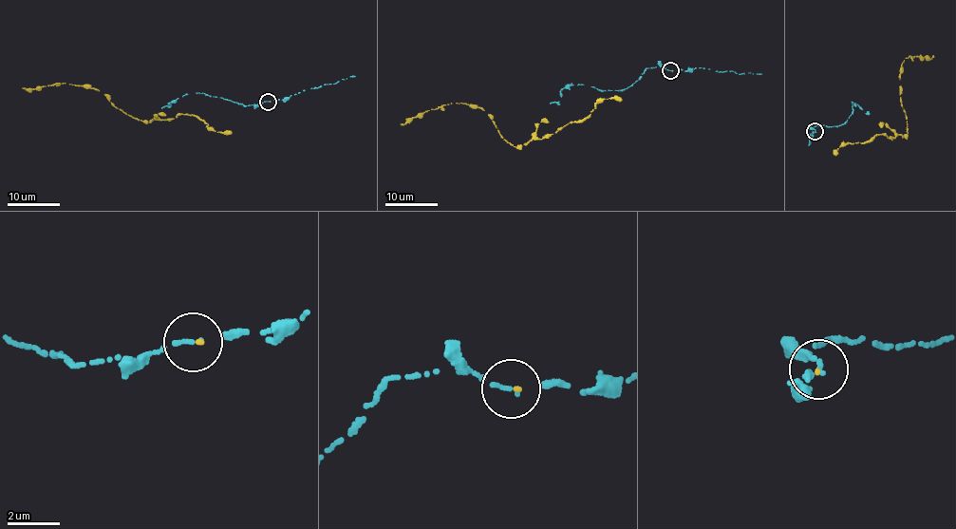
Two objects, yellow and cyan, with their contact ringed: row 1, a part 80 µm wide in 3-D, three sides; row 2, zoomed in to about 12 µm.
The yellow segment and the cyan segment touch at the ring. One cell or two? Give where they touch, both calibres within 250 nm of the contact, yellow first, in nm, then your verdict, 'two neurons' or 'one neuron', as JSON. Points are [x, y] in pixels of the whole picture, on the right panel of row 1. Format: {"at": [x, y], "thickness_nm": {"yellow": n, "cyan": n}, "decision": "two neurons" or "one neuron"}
{"at": [815, 131], "thickness_nm": {"yellow": 100, "cyan": 120}, "decision": "two neurons"}

